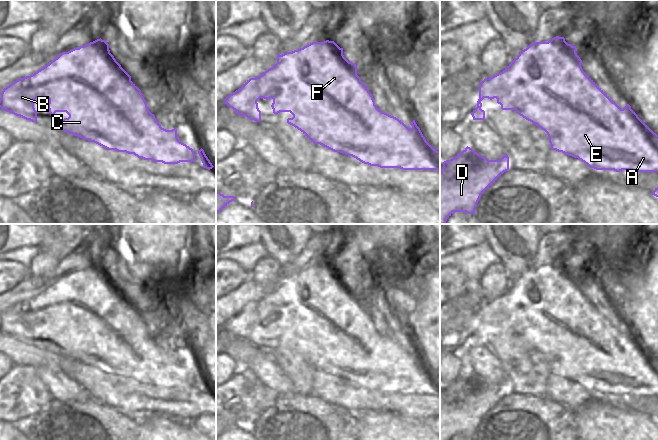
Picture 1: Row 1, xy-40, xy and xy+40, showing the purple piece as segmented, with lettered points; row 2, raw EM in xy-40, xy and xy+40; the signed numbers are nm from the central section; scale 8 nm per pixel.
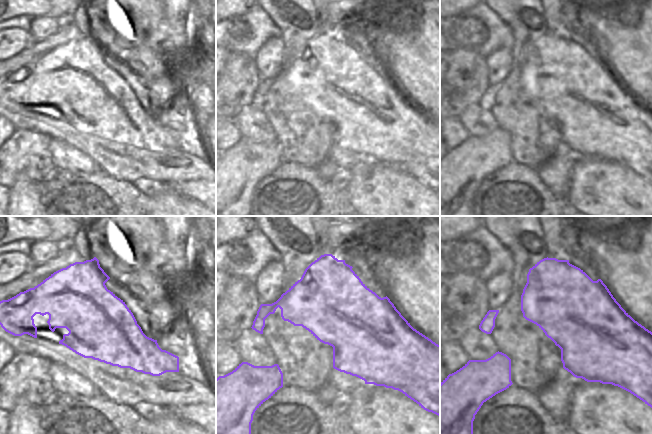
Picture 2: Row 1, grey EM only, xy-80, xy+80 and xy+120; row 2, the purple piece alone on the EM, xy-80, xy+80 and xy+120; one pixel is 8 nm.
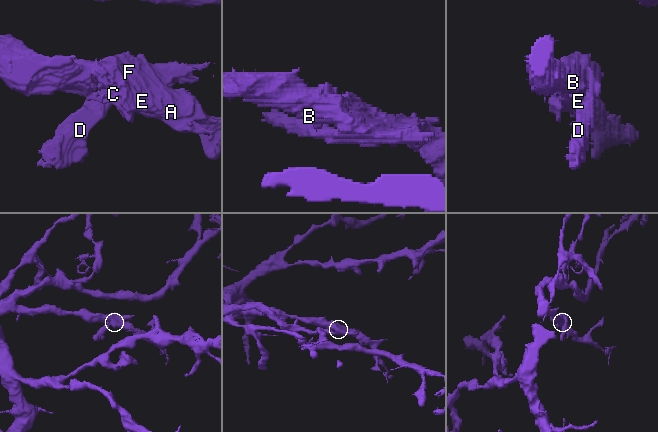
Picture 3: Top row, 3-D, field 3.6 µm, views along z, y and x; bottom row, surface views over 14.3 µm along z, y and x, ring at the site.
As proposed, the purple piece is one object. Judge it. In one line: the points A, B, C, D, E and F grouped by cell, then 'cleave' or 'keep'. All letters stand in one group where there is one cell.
A B C E / D F; cleave

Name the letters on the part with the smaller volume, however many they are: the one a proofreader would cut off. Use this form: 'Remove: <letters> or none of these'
Remove: D, F

